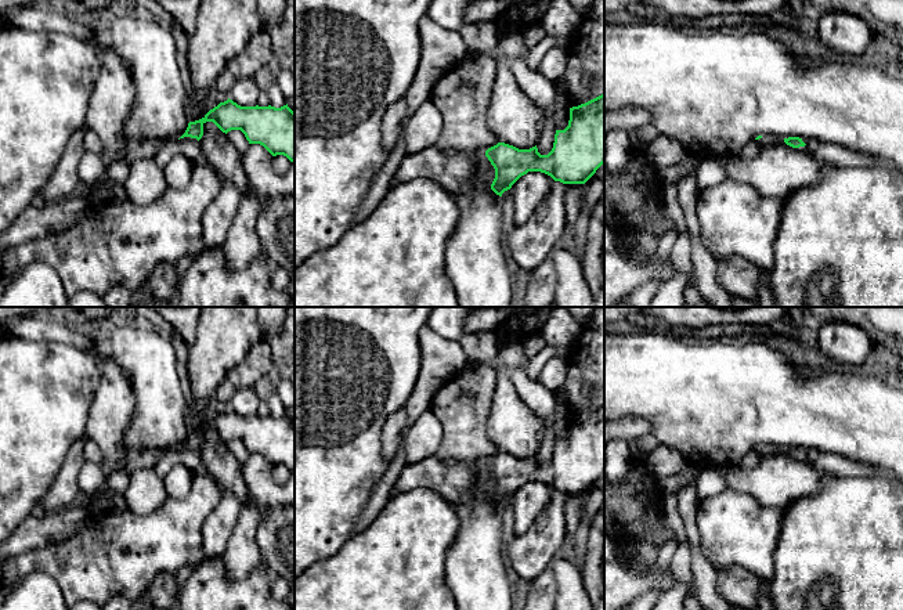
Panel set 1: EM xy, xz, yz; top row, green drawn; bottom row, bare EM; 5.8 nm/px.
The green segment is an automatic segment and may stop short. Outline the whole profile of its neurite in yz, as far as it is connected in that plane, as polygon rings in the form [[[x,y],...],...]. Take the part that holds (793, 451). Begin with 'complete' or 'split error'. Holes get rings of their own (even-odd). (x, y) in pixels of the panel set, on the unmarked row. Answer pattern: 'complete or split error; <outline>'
split error; [[[758,445],[755,448],[755,451],[758,452],[759,458],[770,456],[770,455],[774,455],[774,454],[787,454],[792,458],[799,458],[799,456],[806,455],[802,451],[802,448],[799,448],[799,447],[779,448],[776,445]]]

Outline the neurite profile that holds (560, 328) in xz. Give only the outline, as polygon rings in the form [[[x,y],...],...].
[[[555,307],[545,311],[541,336],[548,346],[575,346],[585,328],[584,322],[575,320],[567,307]]]

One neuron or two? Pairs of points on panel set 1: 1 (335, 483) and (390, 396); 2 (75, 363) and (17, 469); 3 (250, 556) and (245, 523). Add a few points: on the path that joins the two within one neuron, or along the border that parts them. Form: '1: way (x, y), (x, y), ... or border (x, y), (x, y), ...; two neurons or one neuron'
1: way (335, 461), (335, 451), (368, 418); one neuron
2: way (49, 389), (17, 421), (17, 443); one neuron
3: way (245, 548), (245, 531); one neuron

